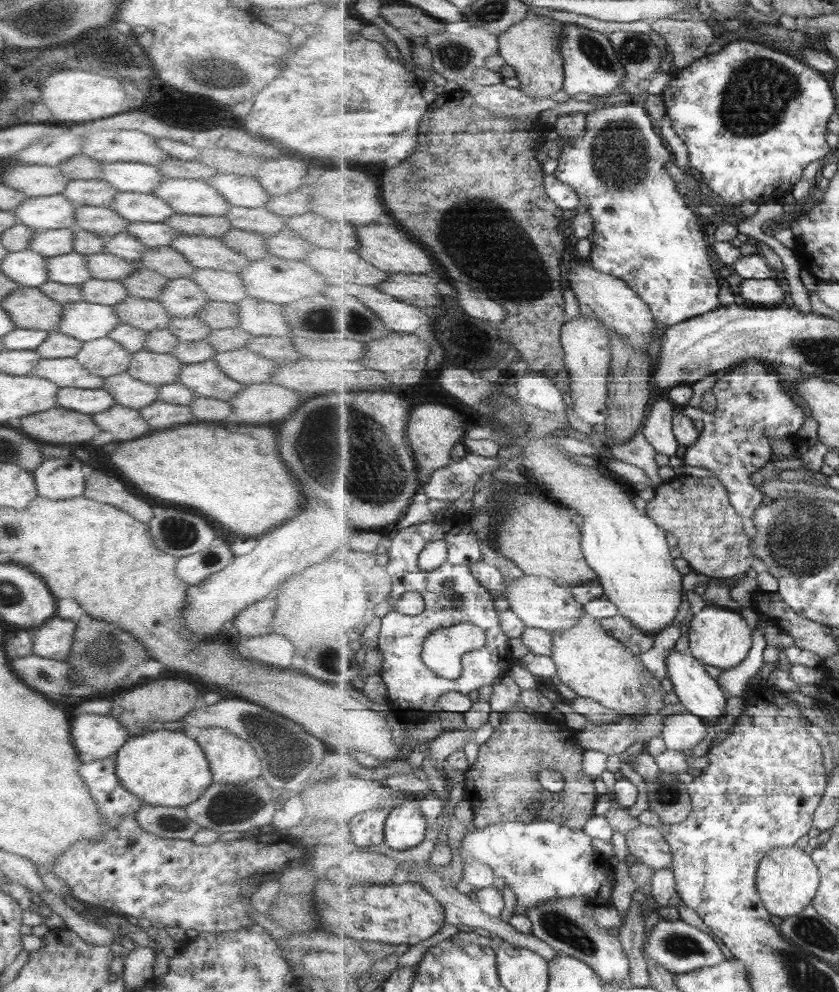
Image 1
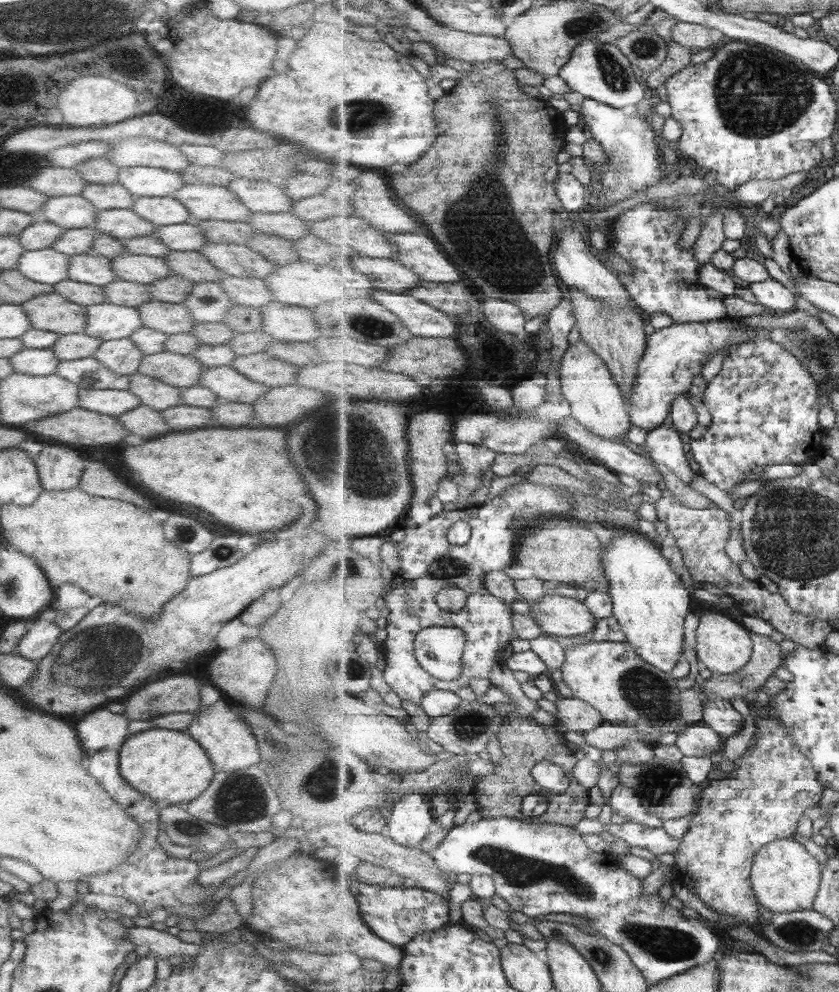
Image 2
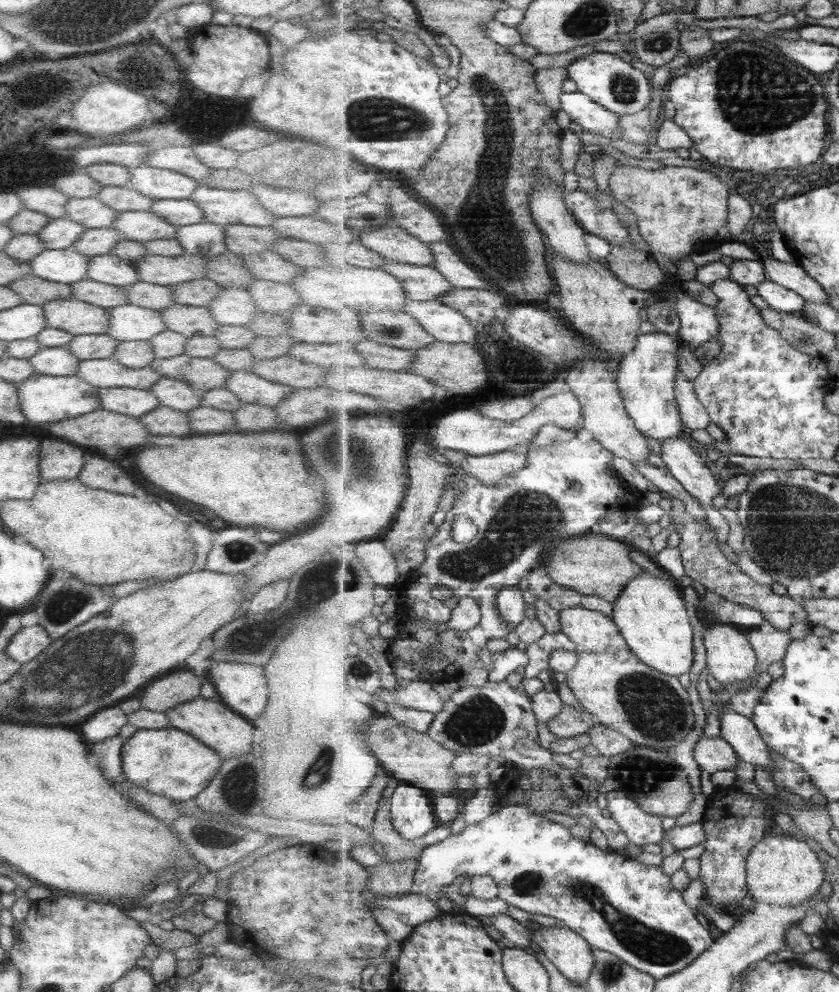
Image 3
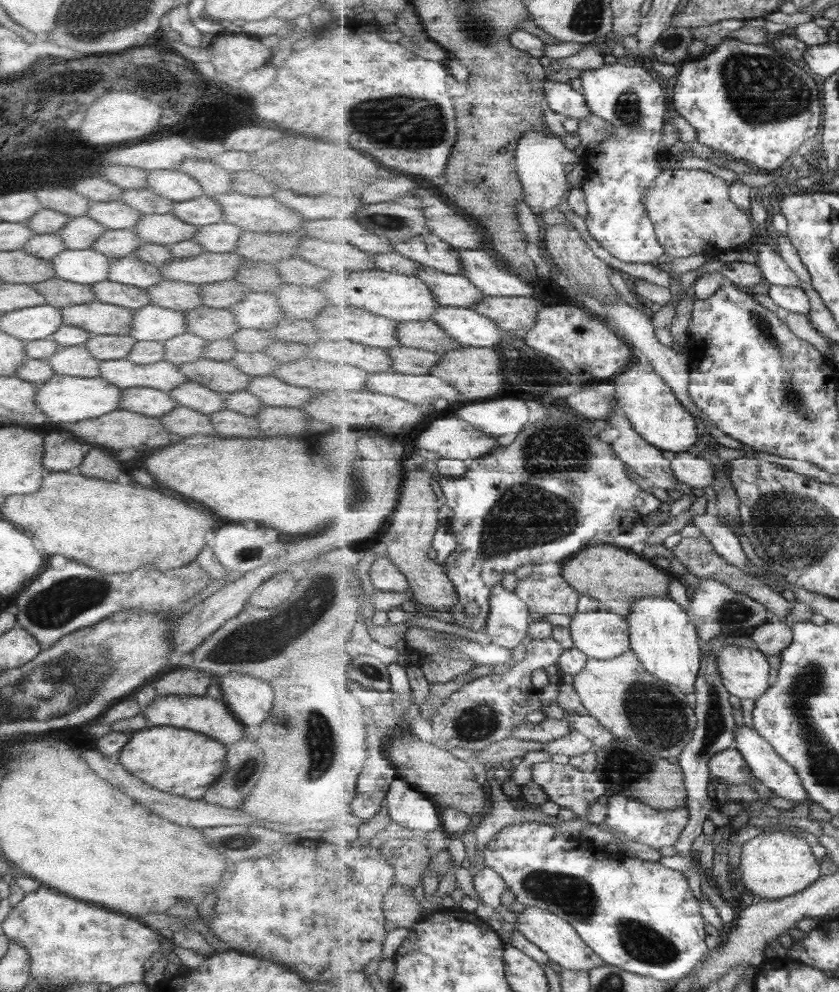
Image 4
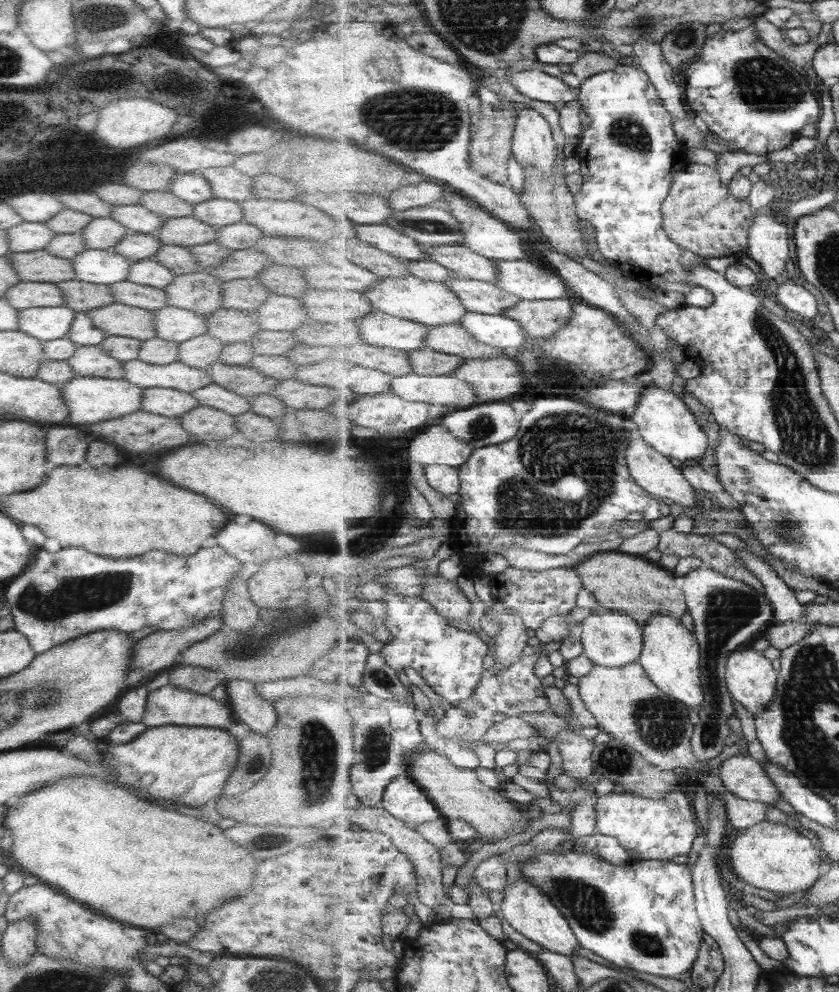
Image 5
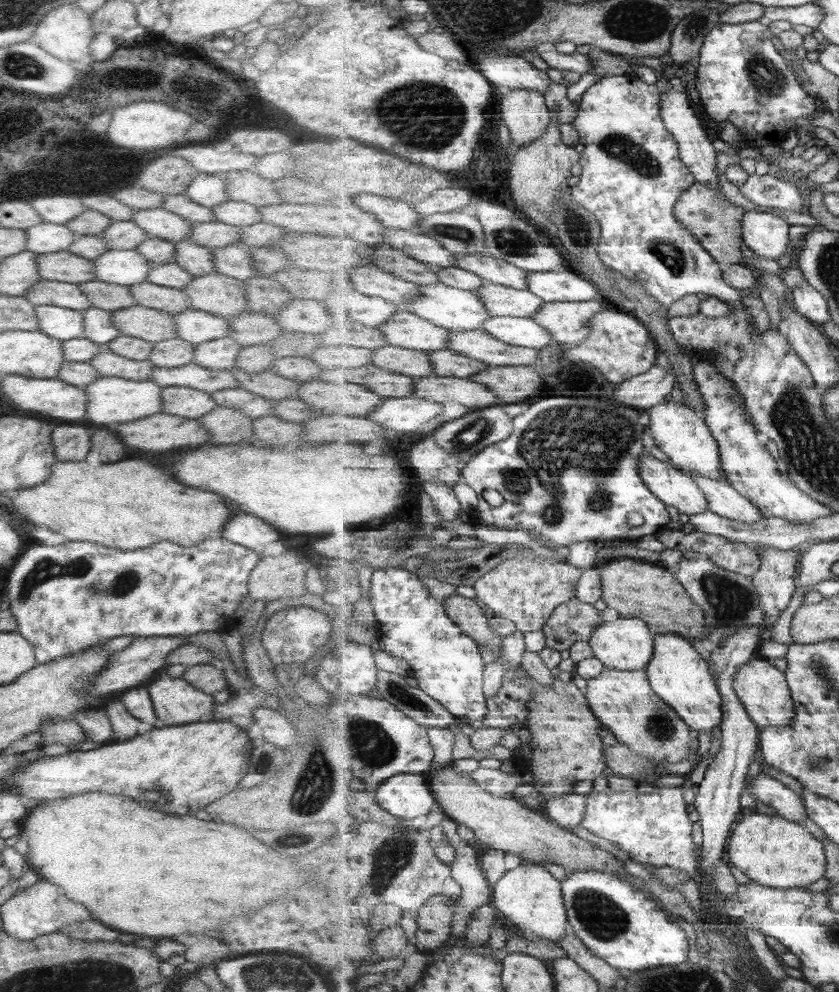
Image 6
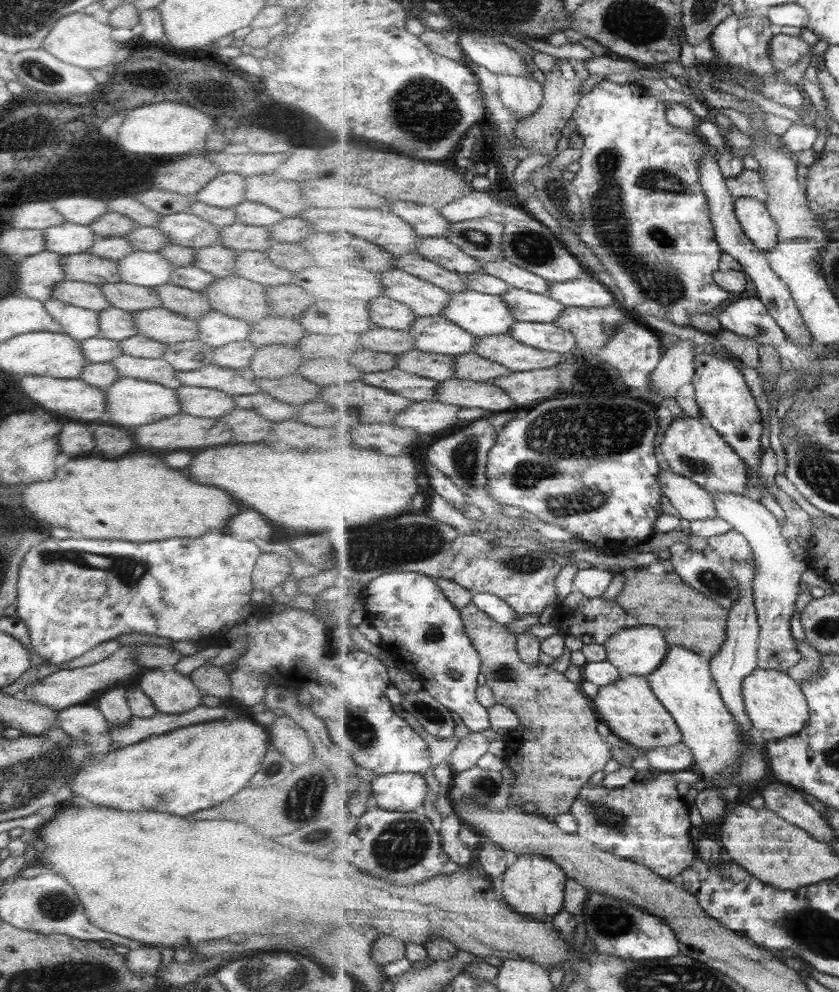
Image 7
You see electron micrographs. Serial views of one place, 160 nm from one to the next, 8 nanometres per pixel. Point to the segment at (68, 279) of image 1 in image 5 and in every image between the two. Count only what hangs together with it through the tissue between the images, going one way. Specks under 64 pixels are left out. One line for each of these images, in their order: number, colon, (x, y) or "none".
2: (89, 269)
3: (106, 269)
4: (128, 270)
5: (148, 272)

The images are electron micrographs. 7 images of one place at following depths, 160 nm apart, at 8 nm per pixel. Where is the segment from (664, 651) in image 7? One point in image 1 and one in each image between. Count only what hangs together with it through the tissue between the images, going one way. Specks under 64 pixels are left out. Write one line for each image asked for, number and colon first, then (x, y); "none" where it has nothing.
1: (540, 602)
2: (558, 615)
3: (592, 631)
4: (604, 635)
5: (611, 639)
6: (627, 644)

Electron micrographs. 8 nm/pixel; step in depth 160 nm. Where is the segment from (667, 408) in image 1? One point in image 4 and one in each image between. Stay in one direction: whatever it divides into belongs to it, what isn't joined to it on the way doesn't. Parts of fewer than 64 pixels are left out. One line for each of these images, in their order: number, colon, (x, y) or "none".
2: (666, 445)
3: (692, 470)
4: (697, 471)

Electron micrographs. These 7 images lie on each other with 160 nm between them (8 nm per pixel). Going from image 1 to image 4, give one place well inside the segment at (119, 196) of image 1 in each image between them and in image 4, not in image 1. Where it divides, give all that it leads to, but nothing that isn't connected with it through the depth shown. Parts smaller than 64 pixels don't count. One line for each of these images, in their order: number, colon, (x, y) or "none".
2: (163, 211)
3: (176, 213)
4: (200, 211)

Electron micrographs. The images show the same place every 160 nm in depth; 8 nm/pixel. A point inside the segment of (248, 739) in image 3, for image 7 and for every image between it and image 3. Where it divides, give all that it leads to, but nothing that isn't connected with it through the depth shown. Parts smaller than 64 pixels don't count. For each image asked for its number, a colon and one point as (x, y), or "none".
4: (204, 715)
5: (167, 705)
6: (175, 702)
7: (170, 693)

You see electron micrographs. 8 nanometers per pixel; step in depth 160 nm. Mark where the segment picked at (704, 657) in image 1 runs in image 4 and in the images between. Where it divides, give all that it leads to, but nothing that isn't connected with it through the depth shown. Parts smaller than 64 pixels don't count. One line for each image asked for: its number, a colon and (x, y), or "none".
2: (723, 644)
3: (730, 659)
4: (746, 673)

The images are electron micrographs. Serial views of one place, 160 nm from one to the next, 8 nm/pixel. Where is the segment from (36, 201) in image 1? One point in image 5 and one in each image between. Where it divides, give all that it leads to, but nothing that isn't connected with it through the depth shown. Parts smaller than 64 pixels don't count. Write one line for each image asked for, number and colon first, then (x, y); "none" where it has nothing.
2: (66, 212)
3: (88, 212)
4: (115, 215)
5: (135, 219)

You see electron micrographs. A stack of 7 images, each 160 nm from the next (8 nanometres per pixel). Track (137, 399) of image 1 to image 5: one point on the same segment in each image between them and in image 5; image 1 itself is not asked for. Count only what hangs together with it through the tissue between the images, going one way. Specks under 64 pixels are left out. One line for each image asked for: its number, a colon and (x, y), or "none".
2: (151, 393)
3: (174, 394)
4: (188, 394)
5: (213, 396)

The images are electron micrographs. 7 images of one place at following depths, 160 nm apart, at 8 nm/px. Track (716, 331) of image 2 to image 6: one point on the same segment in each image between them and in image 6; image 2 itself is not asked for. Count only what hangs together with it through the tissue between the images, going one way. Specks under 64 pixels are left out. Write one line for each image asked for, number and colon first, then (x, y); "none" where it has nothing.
3: (648, 374)
4: (646, 399)
5: (664, 420)
6: (679, 431)

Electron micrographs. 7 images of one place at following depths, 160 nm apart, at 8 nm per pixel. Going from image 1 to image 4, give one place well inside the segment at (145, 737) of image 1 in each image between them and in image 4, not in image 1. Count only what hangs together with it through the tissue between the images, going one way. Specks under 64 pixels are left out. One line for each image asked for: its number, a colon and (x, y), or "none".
2: (168, 767)
3: (167, 762)
4: (177, 761)

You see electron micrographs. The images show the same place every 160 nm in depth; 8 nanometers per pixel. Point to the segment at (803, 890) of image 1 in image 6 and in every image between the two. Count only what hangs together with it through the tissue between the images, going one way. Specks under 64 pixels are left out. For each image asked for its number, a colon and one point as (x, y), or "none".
2: (786, 878)
3: (782, 870)
4: (777, 865)
5: (770, 855)
6: (776, 852)

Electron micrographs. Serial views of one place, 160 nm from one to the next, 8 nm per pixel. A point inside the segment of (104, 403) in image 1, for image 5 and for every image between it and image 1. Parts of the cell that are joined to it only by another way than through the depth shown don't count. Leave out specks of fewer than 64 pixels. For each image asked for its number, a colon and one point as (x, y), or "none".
2: (107, 402)
3: (131, 402)
4: (147, 402)
5: (166, 402)

